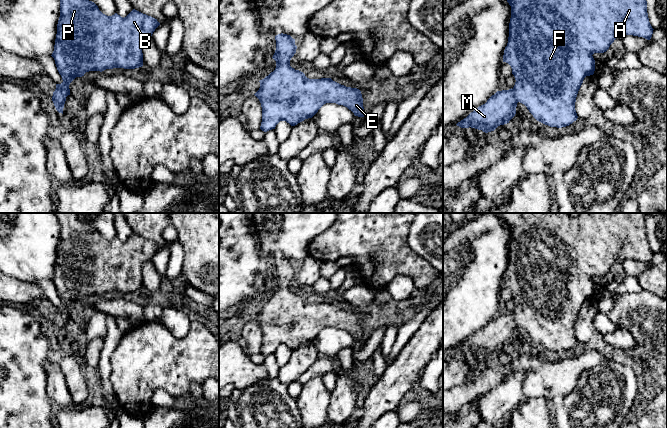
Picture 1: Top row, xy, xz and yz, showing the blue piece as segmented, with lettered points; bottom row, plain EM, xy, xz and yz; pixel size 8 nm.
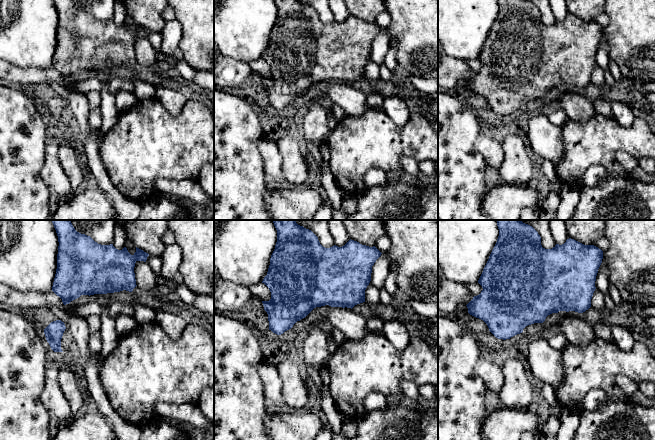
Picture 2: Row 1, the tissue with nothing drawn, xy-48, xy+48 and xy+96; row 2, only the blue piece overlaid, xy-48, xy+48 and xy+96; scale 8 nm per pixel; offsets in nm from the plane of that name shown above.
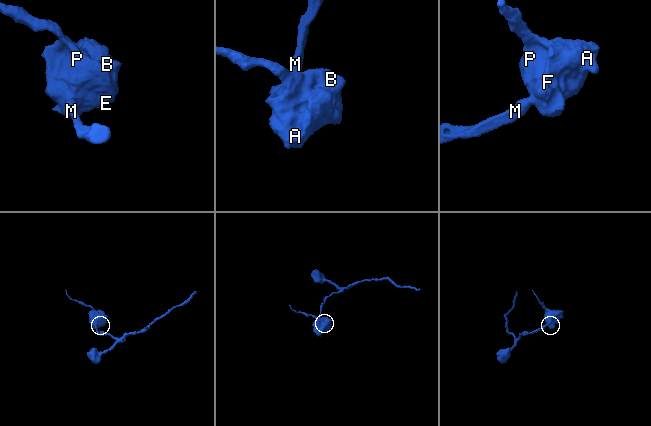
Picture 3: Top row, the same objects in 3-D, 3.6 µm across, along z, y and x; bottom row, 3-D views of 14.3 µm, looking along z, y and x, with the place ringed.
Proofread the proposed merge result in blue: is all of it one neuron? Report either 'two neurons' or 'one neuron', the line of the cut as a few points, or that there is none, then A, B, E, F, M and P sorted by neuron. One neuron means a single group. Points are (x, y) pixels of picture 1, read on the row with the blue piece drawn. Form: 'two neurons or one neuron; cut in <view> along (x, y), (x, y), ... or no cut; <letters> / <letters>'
one neuron; no cut; A B E F M P

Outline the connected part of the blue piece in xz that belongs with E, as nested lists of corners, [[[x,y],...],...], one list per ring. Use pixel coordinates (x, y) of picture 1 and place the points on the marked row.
[[[287,34],[275,36],[276,50],[273,59],[276,68],[264,79],[260,80],[260,88],[254,94],[262,107],[262,122],[260,129],[264,132],[275,129],[280,121],[286,121],[295,126],[305,119],[312,118],[326,103],[336,103],[351,110],[355,116],[364,117],[363,98],[357,88],[346,87],[331,78],[309,79],[299,70],[290,66],[290,60],[296,53],[295,39]]]

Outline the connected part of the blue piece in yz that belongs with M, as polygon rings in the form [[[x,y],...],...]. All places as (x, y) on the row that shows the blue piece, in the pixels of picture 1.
[[[507,0],[511,6],[508,43],[503,62],[512,68],[515,85],[509,90],[497,91],[485,104],[479,106],[456,125],[475,128],[485,133],[509,123],[516,114],[517,103],[524,104],[533,117],[550,127],[562,128],[577,120],[575,102],[586,76],[594,74],[594,53],[606,52],[617,37],[633,35],[650,40],[653,28],[649,22],[646,0]]]

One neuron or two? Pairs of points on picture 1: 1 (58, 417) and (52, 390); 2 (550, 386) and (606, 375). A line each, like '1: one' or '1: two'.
1: two
2: two

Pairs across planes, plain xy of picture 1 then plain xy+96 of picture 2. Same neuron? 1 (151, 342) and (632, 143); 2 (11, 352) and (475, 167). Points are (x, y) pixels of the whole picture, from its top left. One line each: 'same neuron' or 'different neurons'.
1: same neuron
2: same neuron

